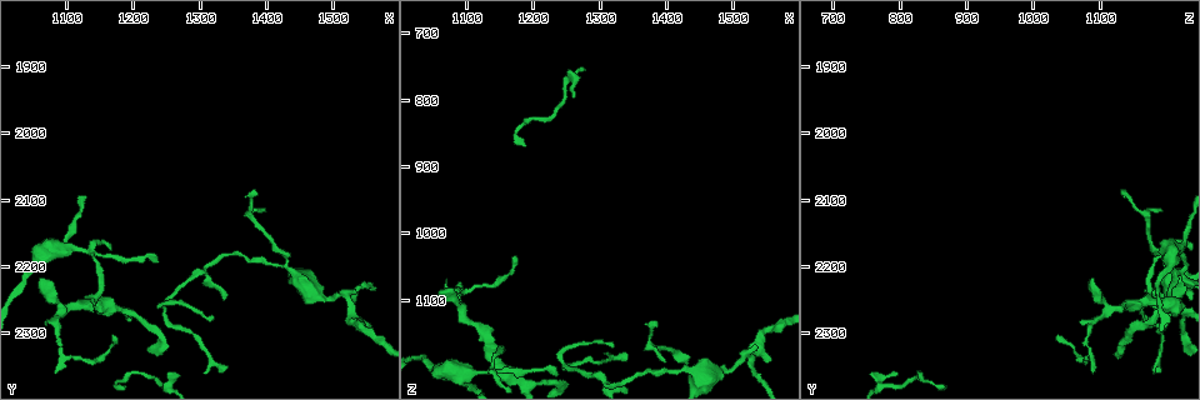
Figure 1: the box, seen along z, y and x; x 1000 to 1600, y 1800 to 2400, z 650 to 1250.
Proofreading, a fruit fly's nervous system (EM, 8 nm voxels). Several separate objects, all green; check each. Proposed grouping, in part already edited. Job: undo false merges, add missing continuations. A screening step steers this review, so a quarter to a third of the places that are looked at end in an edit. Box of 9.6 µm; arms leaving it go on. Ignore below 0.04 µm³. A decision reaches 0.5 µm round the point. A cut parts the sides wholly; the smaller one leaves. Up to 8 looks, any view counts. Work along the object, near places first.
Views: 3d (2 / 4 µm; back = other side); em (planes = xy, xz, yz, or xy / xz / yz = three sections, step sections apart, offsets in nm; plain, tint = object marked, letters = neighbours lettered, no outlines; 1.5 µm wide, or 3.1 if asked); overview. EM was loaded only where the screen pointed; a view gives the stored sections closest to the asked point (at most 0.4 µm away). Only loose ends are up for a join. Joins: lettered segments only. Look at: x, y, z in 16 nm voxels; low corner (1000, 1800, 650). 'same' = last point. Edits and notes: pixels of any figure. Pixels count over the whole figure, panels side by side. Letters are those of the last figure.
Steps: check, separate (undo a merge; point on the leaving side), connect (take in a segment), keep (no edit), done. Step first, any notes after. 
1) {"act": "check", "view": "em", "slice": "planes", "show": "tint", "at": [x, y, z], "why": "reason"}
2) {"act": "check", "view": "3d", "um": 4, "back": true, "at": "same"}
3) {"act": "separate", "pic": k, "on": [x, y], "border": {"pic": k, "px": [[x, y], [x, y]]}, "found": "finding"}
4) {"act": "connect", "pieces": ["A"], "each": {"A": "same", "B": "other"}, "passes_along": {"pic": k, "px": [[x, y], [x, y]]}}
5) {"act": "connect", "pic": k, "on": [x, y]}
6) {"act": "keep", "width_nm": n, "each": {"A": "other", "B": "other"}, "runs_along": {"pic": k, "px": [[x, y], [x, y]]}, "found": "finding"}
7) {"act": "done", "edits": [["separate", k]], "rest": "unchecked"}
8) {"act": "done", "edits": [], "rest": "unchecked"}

{"act": "check", "view": "em", "slice": "xz", "step": 8, "show": "tint", "at": [1140, 2190, 1180], "why": "a narrow waist"}

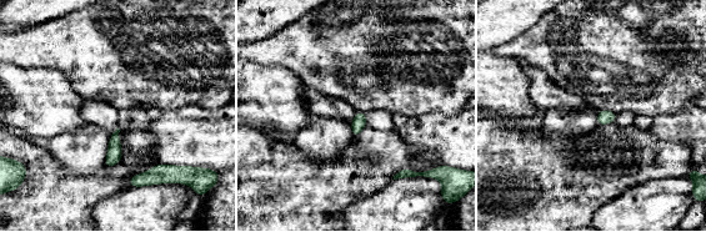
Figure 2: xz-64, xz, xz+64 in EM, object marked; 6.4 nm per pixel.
{"act": "check", "view": "em", "slice": "planes", "show": "tint", "at": "same", "why": "another direction"}

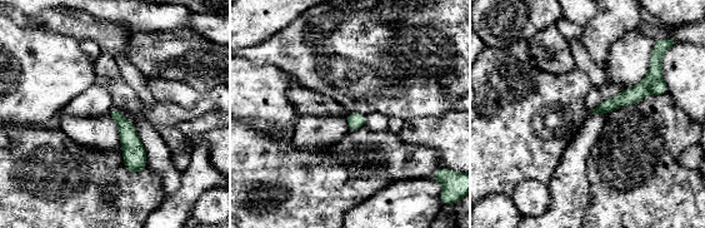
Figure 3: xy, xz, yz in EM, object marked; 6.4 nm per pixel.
{"act": "check", "view": "em", "slice": "planes", "show": "letters", "at": "same", "why": "see the neighbours"}

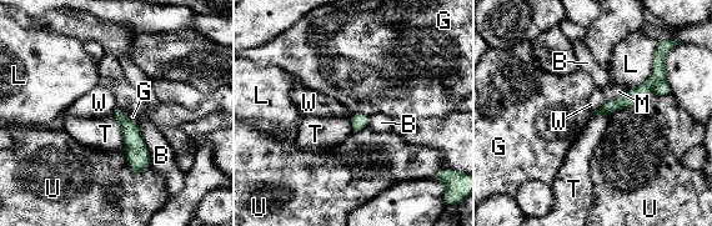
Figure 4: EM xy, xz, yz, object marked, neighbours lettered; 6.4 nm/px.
{"act": "separate", "pic": 4, "on": [662, 89], "each": {"B": "other", "G": "other", "L": "other", "M": "other", "T": "other", "U": "other", "W": "other"}, "border": {"pic": 4, "px": [[665, 79], [655, 86], [653, 93]]}, "found": "two neurons meet here"}

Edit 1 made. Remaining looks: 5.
{"act": "check", "view": "overview"}

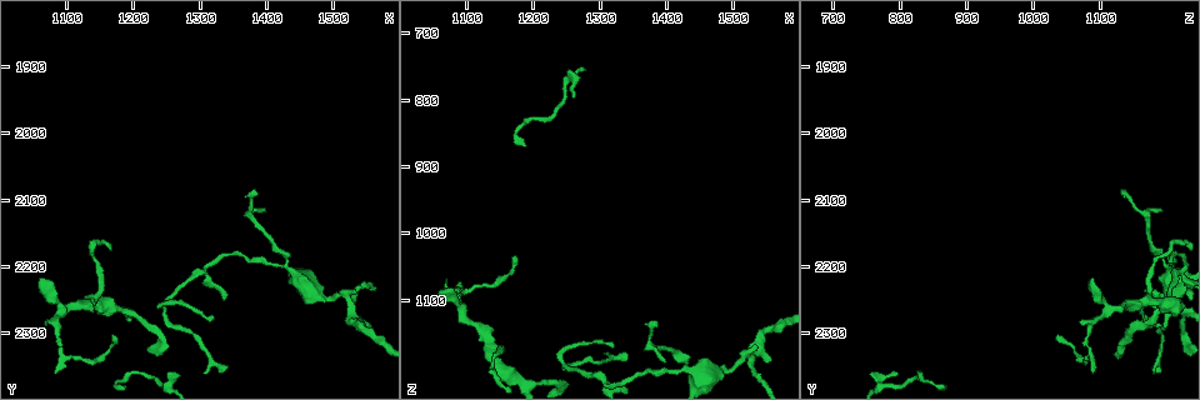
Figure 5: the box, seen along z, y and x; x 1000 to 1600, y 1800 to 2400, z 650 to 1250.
{"act": "check", "view": "em", "slice": "planes", "show": "letters", "at": [1320, 2275, 1170]}

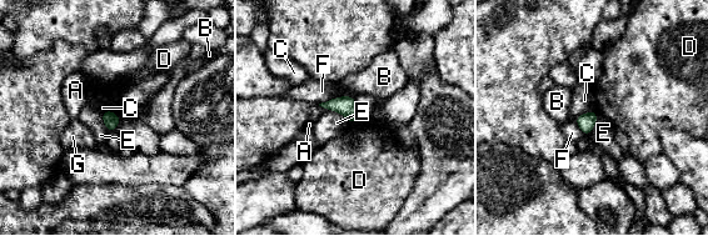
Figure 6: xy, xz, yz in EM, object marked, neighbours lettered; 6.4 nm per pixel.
{"act": "keep", "each": {"A": "other", "B": "other", "C": "other", "D": "other", "E": "other", "F": "other", "G": "other"}, "border": {"pic": 6, "px": [[106, 109], [119, 116]]}, "found": "no lettered segment goes on from it"}

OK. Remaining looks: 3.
{"act": "done", "edits": [["separate", 4]], "rest": "unchecked"}

